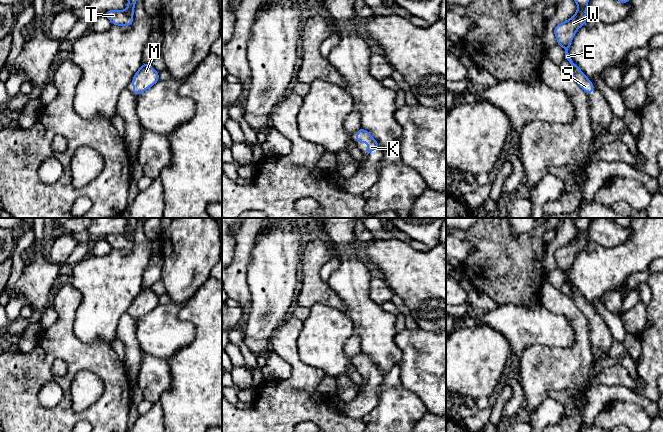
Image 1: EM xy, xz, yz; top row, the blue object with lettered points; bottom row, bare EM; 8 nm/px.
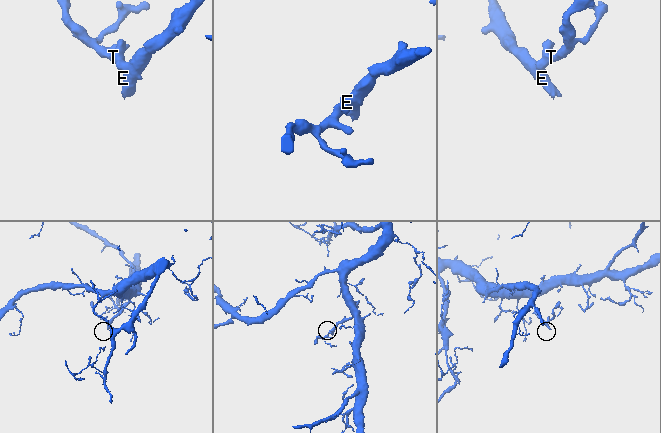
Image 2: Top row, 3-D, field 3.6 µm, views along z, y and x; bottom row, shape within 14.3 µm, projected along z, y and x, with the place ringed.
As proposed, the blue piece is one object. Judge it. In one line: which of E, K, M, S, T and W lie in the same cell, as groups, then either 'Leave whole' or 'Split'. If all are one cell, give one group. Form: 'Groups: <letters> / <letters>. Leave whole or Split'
Groups: E K M S T W. Leave whole

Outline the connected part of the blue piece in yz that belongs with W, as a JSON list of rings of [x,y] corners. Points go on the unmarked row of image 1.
[[[572,218],[572,220],[578,230],[578,234],[569,244],[559,247],[554,252],[554,258],[557,267],[565,273],[565,283],[571,288],[570,296],[573,299],[574,304],[587,318],[592,318],[594,315],[592,306],[579,291],[573,287],[568,277],[568,272],[570,271],[576,255],[587,247],[586,237],[590,218]]]

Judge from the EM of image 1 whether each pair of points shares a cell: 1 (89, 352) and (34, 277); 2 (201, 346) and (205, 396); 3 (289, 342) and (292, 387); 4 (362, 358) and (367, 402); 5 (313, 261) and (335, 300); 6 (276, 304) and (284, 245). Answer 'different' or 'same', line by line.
1: different
2: same
3: same
4: same
5: same
6: same

